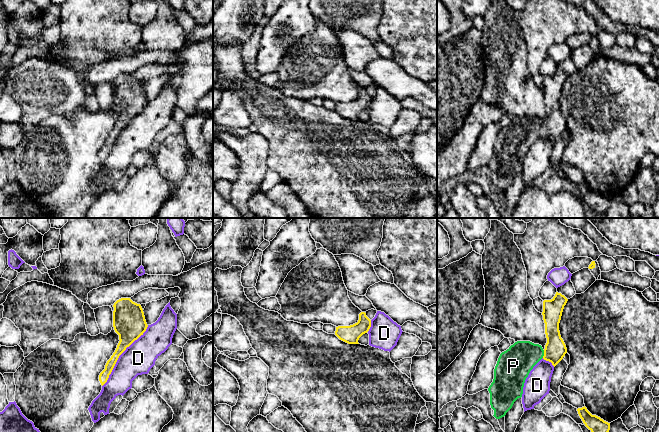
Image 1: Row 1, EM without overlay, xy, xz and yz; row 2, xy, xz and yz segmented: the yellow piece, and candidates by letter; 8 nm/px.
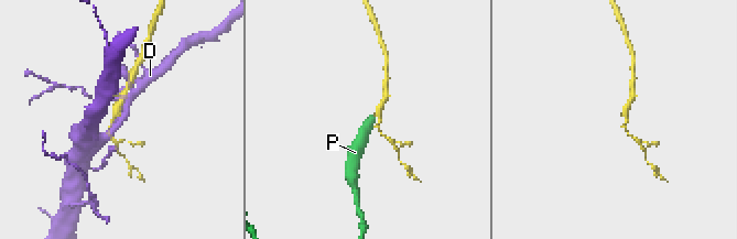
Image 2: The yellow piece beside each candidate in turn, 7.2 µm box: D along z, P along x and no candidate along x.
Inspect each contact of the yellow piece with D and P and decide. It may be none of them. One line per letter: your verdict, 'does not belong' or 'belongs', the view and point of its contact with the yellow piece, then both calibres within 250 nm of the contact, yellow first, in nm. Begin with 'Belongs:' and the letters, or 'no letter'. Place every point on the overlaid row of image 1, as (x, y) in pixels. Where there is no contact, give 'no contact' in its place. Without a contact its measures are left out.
Belongs: P
D: does not belong; meets yellow in xy at (120, 354); 240 nm thick on the yellow side, 240 nm on the other
P: belongs; meets yellow in yz at (544, 354); 180 nm thick on the yellow side, 260 nm on the other

